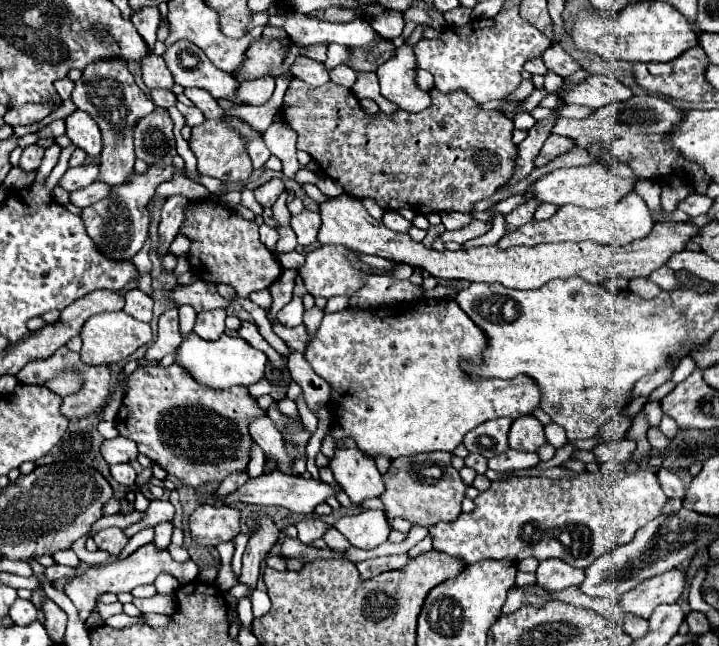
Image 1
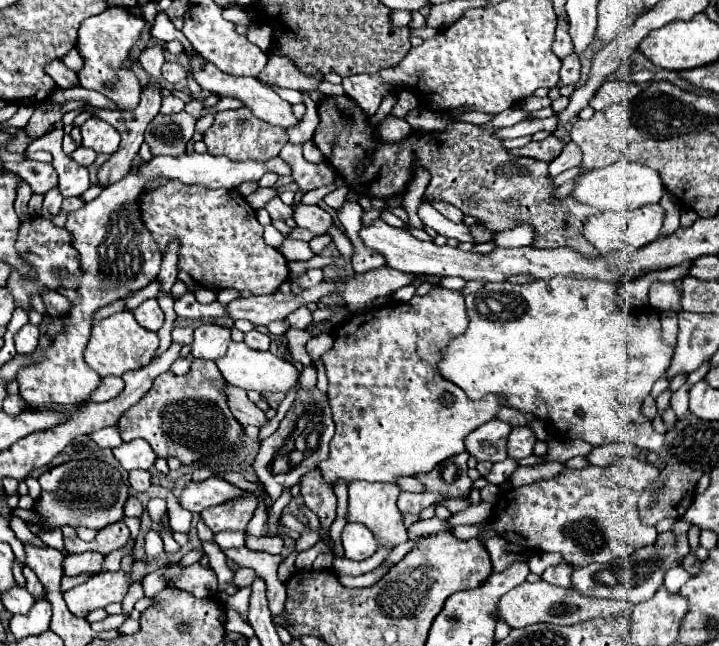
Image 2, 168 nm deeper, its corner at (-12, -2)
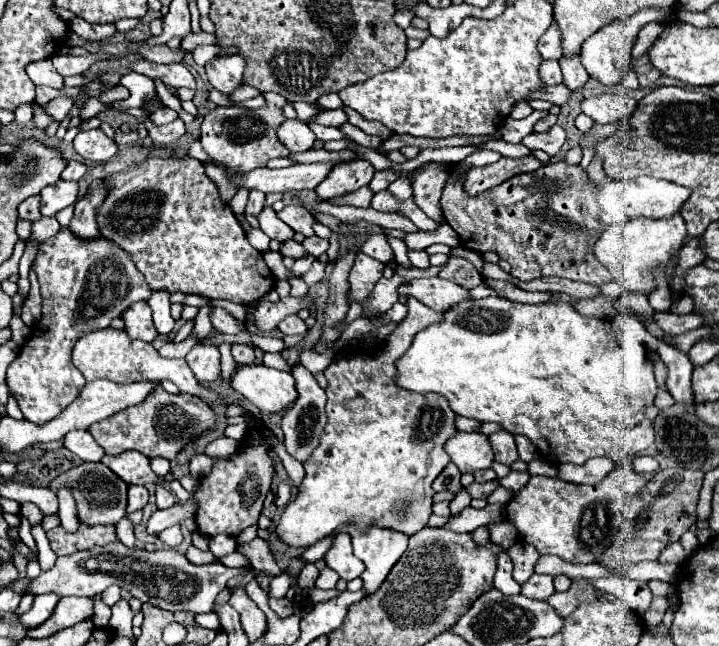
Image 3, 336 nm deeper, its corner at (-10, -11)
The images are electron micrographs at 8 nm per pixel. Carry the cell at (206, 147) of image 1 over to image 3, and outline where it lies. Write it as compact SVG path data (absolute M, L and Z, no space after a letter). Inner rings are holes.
M270 92L268 102L256 110L250 110L244 106L242 108L240 106L232 106L232 108L216 106L212 112L206 114L202 122L202 136L200 136L202 148L208 152L210 158L218 160L222 166L228 166L232 170L242 170L242 172L262 168L272 158L288 156L290 150L286 150L286 146L276 136L278 124L286 120L282 112L284 104L286 100L282 100L282 96Z

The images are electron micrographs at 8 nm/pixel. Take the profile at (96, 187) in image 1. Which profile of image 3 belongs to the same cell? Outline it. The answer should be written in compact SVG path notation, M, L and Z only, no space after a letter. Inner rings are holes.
M40 218L38 222L32 224L32 232L30 232L28 240L40 244L40 242L48 240L50 236L54 236L58 230L60 230L60 224L56 218Z

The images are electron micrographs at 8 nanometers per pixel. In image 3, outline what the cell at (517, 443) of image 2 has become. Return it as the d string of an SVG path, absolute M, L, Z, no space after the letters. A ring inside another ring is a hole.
M498 430L494 434L488 436L492 448L494 448L494 460L502 462L506 466L510 466L514 460L518 460L518 452L516 452L516 444L514 444L514 436L506 430Z

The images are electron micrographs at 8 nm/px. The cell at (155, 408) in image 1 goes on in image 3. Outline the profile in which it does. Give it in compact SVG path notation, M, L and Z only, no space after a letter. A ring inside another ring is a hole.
M158 386L142 404L130 406L110 416L110 420L102 420L102 424L92 424L88 432L110 456L122 454L126 450L136 450L148 458L162 456L172 460L190 440L200 436L206 428L212 428L216 422L214 418L216 414L198 396L190 396L190 394L174 396L168 394L162 386Z

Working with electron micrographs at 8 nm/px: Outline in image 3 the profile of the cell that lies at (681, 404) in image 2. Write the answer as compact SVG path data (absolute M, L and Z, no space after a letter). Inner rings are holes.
M658 342L656 344L660 360L664 362L664 366L668 368L668 376L666 376L666 388L668 392L674 396L676 402L694 402L692 390L690 390L690 374L692 374L692 362L688 358L688 354Z

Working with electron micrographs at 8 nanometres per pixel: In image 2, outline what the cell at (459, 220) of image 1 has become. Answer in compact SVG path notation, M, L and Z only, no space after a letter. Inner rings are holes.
M436 201L434 207L436 207L446 219L450 219L450 221L454 221L454 223L464 223L464 213L462 213L460 209L456 209L456 207L452 207L452 205L444 203L444 201Z

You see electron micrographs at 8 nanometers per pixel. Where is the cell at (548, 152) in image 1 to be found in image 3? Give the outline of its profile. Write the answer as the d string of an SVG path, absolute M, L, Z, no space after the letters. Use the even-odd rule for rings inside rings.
M526 156L520 160L514 158L500 158L498 162L484 166L484 168L472 168L466 174L464 180L464 192L468 196L478 196L506 180L510 180L516 174L524 174L524 172L534 172L538 166L542 166L536 156Z

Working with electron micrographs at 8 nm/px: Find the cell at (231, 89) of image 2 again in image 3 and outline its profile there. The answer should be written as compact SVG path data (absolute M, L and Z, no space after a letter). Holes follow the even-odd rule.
M286 120L278 128L278 138L290 152L306 152L314 148L316 142L314 132L300 120Z

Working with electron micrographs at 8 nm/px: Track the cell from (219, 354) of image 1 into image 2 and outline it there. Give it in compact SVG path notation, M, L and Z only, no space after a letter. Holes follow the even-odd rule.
M230 343L228 345L228 351L224 357L220 357L216 361L222 377L230 383L230 385L236 385L240 389L254 389L258 393L262 391L282 391L286 393L288 389L292 389L296 383L298 383L298 371L292 363L284 361L284 359L278 359L276 355L272 355L270 351L256 351L256 349L250 349L246 343Z

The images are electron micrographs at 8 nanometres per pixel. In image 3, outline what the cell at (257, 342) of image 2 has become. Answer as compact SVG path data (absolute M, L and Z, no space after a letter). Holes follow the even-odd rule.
M234 344L232 356L234 356L236 364L252 364L254 362L254 350L246 344Z

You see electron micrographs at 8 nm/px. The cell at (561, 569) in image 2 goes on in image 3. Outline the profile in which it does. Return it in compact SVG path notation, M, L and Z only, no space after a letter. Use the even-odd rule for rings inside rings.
M532 574L526 584L520 586L520 594L532 600L546 600L554 592L554 578L550 575Z

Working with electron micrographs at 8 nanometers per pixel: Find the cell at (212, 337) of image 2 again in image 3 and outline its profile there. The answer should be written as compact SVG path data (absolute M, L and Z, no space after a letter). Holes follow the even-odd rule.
M198 342L186 354L186 362L200 384L214 382L220 376L220 352L214 344Z

